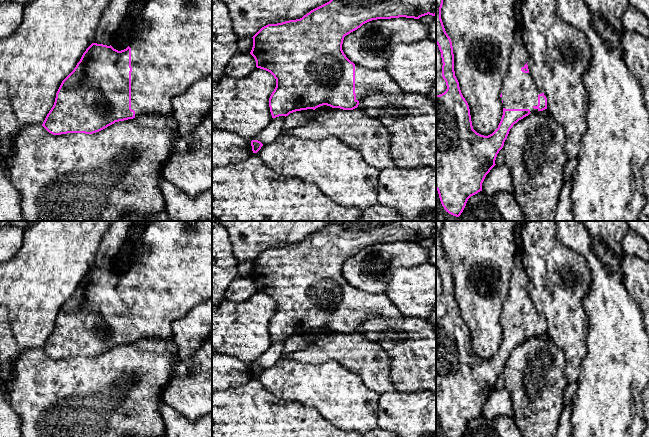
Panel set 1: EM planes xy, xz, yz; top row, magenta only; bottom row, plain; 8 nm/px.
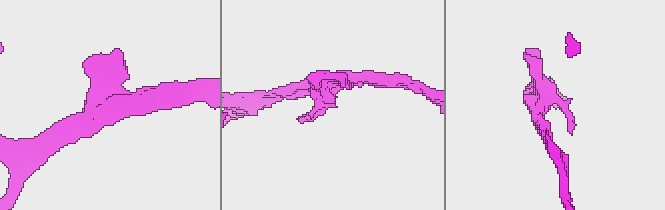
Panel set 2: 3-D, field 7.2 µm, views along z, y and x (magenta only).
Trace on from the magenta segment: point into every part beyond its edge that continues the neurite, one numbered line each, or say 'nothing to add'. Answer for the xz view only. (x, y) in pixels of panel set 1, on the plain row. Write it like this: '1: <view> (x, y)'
1: xz (411, 292)

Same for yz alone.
1: yz (519, 315)

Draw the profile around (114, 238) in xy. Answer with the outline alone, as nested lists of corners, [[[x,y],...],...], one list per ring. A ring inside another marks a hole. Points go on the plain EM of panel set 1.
[[[114,221],[105,233],[95,258],[94,267],[110,270],[111,261],[127,238],[128,229],[136,221]]]

